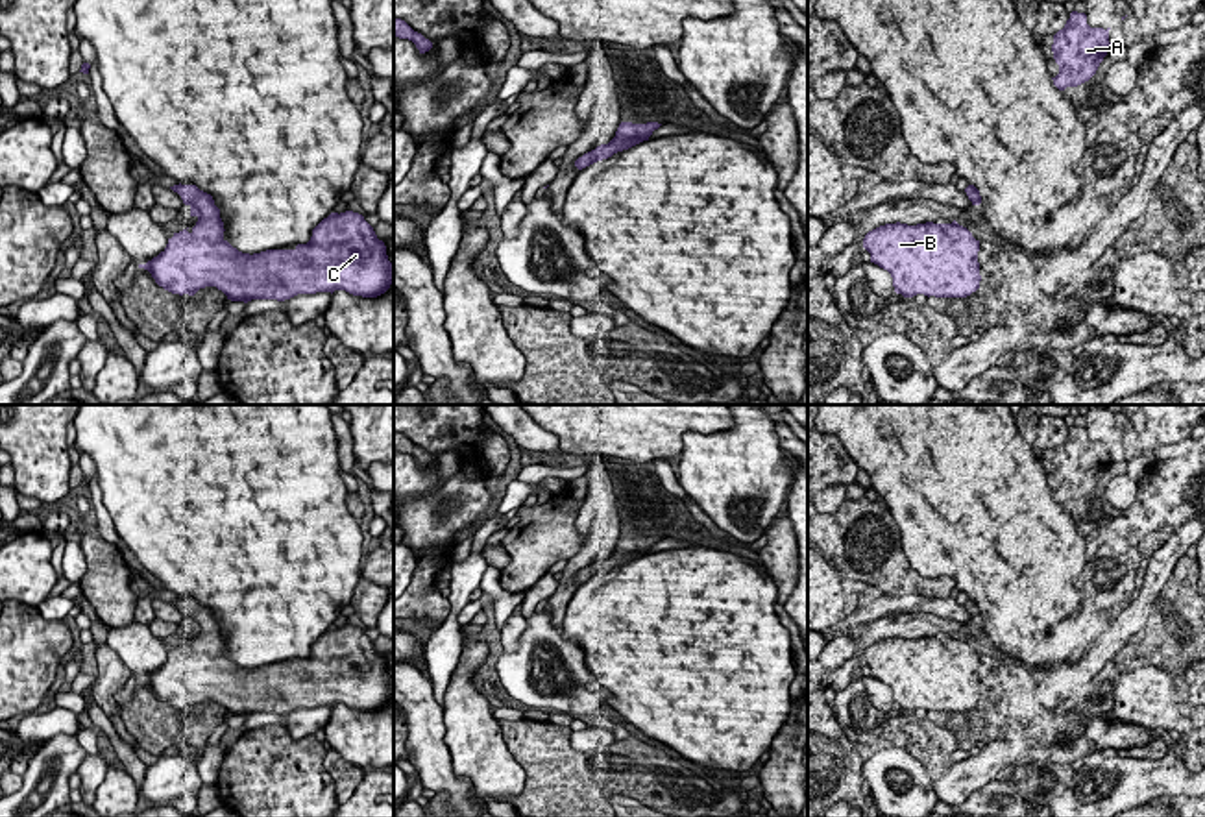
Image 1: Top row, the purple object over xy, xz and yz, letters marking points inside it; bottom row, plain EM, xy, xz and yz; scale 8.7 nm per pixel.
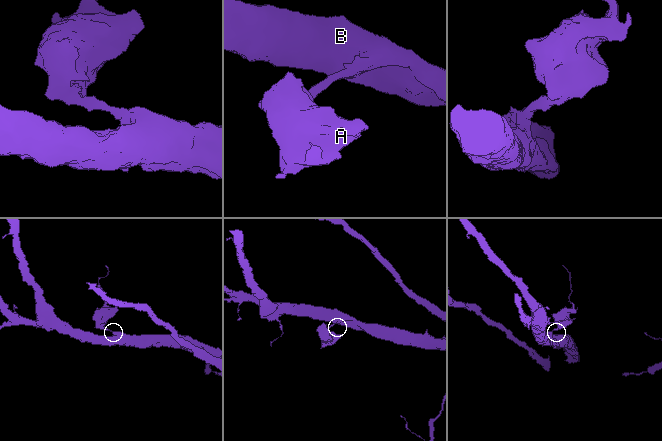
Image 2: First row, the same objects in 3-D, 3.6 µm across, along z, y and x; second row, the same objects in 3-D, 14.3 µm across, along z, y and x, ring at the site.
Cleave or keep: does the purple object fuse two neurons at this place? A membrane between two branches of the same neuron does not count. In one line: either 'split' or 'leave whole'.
leave whole

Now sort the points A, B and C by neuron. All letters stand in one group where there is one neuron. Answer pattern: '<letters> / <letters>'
A B C

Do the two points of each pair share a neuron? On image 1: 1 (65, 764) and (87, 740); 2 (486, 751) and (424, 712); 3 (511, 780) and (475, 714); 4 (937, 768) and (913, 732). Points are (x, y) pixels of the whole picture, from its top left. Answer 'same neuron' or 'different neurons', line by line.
1: different neurons
2: different neurons
3: same neuron
4: same neuron

